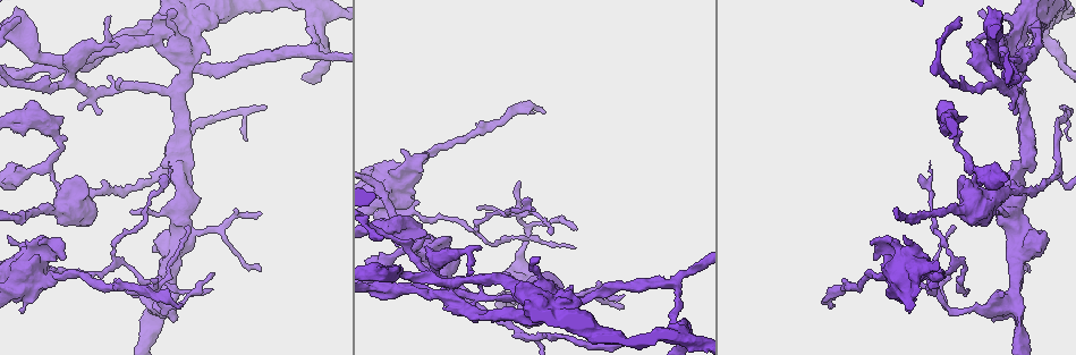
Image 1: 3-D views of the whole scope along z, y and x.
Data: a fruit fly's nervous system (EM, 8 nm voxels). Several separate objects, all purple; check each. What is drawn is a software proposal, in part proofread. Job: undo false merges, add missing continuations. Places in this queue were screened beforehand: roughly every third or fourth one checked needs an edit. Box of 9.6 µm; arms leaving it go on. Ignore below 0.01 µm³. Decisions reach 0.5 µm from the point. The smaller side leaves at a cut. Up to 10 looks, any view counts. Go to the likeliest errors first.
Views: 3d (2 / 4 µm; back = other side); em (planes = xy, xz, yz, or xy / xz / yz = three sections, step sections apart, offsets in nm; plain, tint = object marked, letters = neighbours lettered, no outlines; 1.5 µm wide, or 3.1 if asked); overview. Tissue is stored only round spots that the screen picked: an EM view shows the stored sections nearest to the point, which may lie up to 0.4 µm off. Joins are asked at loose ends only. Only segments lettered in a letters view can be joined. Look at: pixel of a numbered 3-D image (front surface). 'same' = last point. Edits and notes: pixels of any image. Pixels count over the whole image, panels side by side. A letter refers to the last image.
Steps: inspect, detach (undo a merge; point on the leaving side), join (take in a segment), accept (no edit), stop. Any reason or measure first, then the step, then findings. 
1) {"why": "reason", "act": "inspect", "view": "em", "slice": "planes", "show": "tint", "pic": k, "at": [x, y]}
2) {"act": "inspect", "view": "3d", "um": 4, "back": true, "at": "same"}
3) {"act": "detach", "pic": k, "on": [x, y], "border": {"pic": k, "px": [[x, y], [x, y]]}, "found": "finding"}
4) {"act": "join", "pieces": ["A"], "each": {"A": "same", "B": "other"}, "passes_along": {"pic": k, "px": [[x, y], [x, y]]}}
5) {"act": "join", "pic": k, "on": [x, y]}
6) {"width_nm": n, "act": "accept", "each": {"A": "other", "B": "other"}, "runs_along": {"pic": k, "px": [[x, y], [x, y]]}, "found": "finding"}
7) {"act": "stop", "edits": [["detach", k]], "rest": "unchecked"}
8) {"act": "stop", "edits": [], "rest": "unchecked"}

{"why": "four arms meet", "act": "inspect", "view": "em", "slice": "planes", "show": "letters", "pic": 1, "at": [673, 328]}

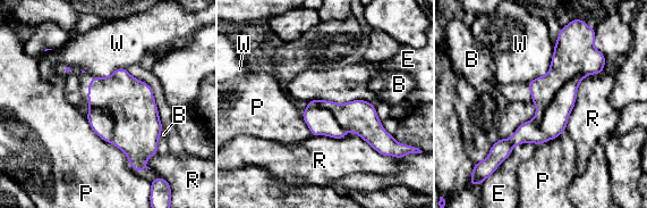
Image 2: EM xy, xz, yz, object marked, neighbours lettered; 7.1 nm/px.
{"act": "detach", "pic": 2, "on": [554, 121], "each": {"B": "other", "E": "other", "P": "other", "R": "other", "W": "other"}, "part_leaving": {"pic": 2, "px": [[577, 80], [538, 132], [495, 151]]}, "found": "a second neuron is stuck on"}

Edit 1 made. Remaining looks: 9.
{"why": "calibre changes", "act": "inspect", "view": "em", "slice": "planes", "show": "plain", "pic": 1, "at": [422, 255]}

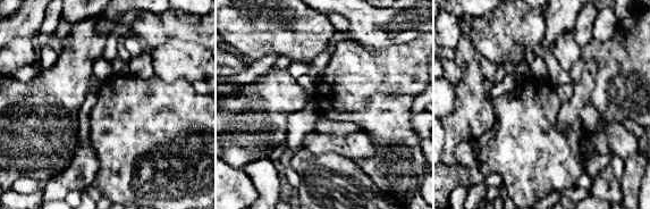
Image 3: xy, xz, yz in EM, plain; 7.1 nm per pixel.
{"why": "what lies round it", "act": "inspect", "view": "em", "slice": "planes", "show": "letters", "at": "same"}

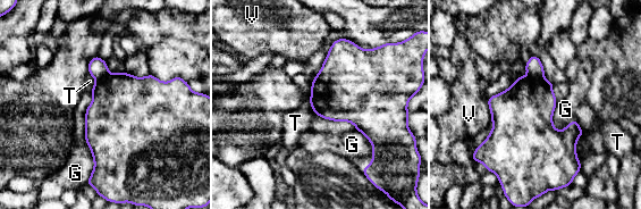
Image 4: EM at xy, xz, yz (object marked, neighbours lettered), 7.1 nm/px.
{"act": "accept", "each": {"G": "other", "T": "other", "V": "other"}, "border": {"pic": 4, "px": [[556, 101], [553, 125], [561, 131]]}, "found": "all the same neuron"}

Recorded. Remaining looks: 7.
{"why": "an open end", "act": "inspect", "view": "em", "slice": "planes", "show": "plain", "pic": 1, "at": [63, 258]}

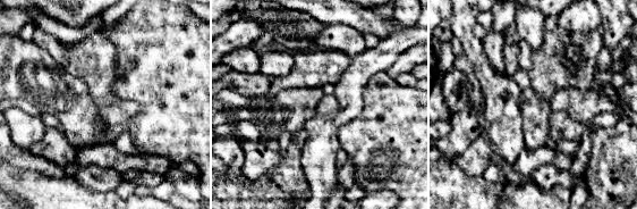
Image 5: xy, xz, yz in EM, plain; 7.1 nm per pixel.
{"act": "inspect", "view": "em", "slice": "planes", "show": "tint", "at": "same"}

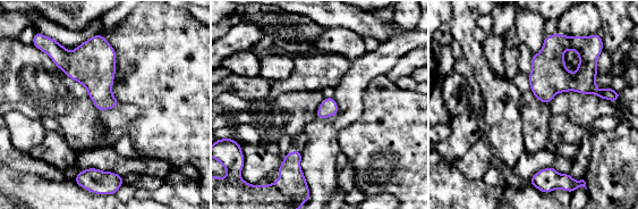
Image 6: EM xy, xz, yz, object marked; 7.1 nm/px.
{"why": "what lies round it", "act": "inspect", "view": "em", "slice": "planes", "show": "letters", "at": "same"}

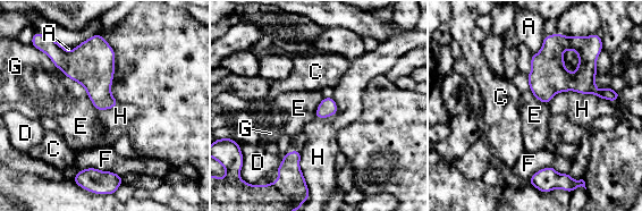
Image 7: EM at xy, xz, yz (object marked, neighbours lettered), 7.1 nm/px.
{"longest_contact_nm": ["H", 440], "act": "accept", "each": {"A": "other", "C": "other", "D": "other", "E": "other", "F": "other", "G": "other", "H": "other"}, "border": {"pic": 7, "px": [[611, 101], [560, 91], [549, 103]]}, "found": "no lettered segment goes on from it"}

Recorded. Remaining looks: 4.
{"why": "branch stops here", "act": "inspect", "view": "em", "slice": "planes", "show": "tint", "pic": 1, "at": [261, 214]}

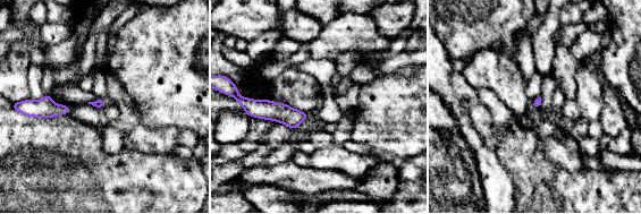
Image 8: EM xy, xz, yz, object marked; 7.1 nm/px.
{"why": "see the neighbours", "act": "inspect", "view": "em", "slice": "planes", "show": "letters", "at": "same"}

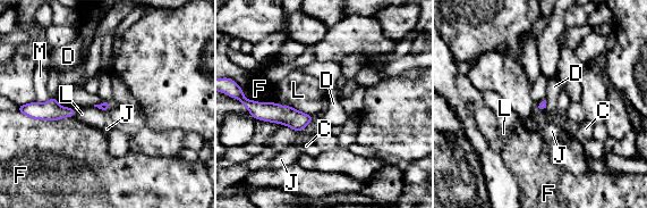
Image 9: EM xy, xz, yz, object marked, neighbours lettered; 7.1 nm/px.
{"act": "accept", "each": {"C": "other", "D": "other", "F": "other", "J": "other", "L": "other", "M": "other"}, "border": {"pic": 9, "px": [[546, 100], [546, 106], [542, 110]]}, "found": "none of them fits"}

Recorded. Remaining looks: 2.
{"act": "stop", "edits": [["detach", 2]], "rest": "unchecked"}

